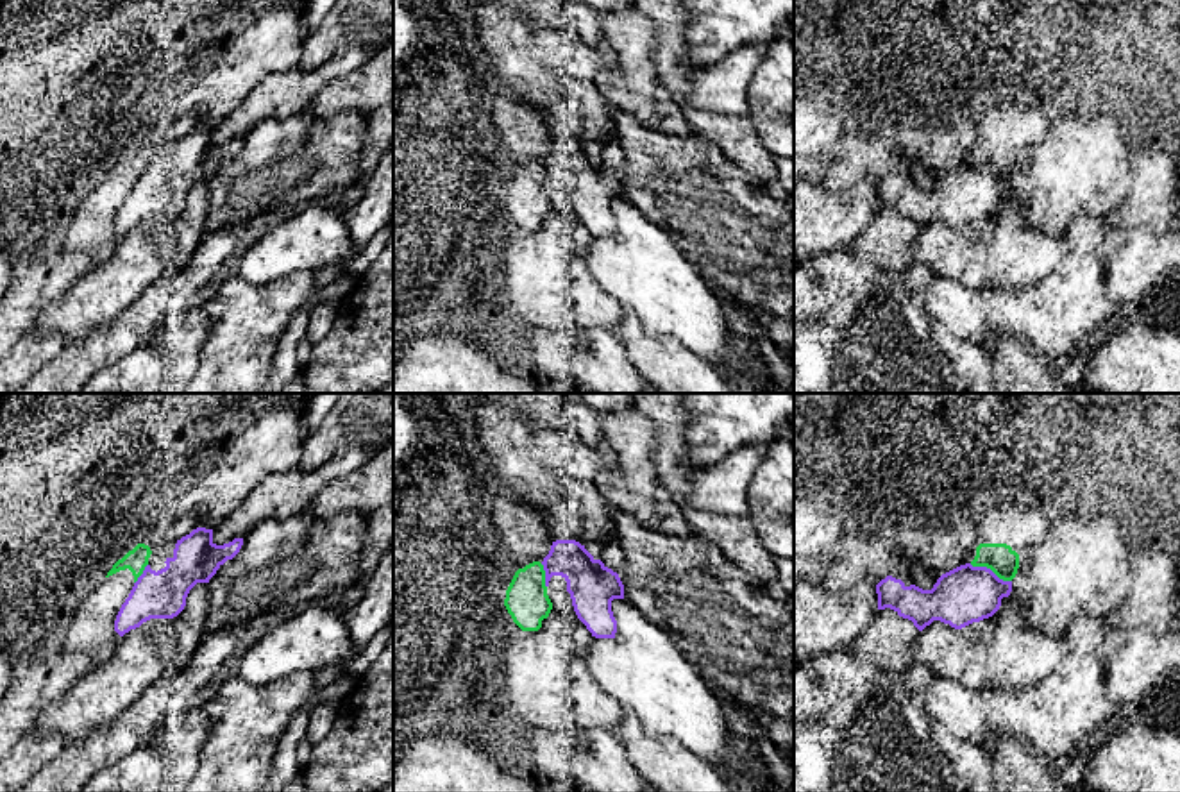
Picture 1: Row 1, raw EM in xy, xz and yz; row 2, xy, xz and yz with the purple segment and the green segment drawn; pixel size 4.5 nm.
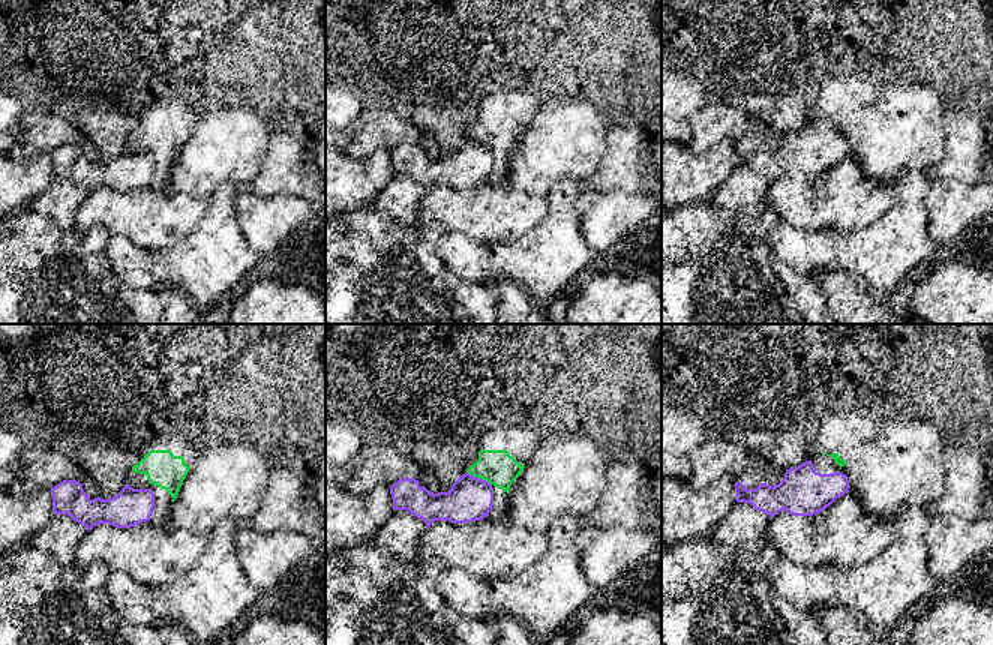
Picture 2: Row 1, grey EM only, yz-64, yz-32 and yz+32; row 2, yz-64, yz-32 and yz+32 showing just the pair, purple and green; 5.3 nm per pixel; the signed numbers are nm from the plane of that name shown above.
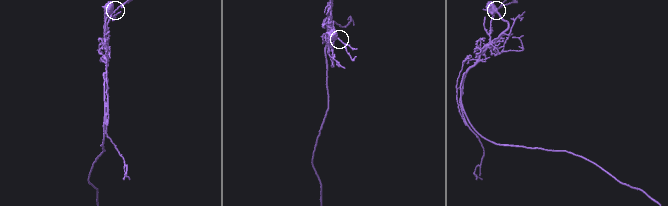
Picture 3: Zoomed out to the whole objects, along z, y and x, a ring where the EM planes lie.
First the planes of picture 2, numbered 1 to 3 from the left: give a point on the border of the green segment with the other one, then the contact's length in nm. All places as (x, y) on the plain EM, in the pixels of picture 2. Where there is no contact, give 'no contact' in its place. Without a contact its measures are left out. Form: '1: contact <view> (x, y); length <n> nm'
1: no contact
2: contact yz-32 (477, 141); length 150 nm
3: no contact

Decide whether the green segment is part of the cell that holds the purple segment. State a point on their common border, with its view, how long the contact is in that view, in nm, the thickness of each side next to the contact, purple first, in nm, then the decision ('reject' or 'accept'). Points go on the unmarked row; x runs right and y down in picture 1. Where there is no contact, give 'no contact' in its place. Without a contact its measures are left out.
yz (989, 168) | 200 nm | 260/140 nm | reject

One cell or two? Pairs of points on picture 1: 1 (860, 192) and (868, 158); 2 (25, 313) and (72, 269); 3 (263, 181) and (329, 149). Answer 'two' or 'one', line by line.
1: two
2: one
3: one

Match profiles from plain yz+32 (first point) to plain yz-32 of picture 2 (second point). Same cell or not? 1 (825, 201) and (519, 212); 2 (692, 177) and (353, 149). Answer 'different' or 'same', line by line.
1: same
2: different

